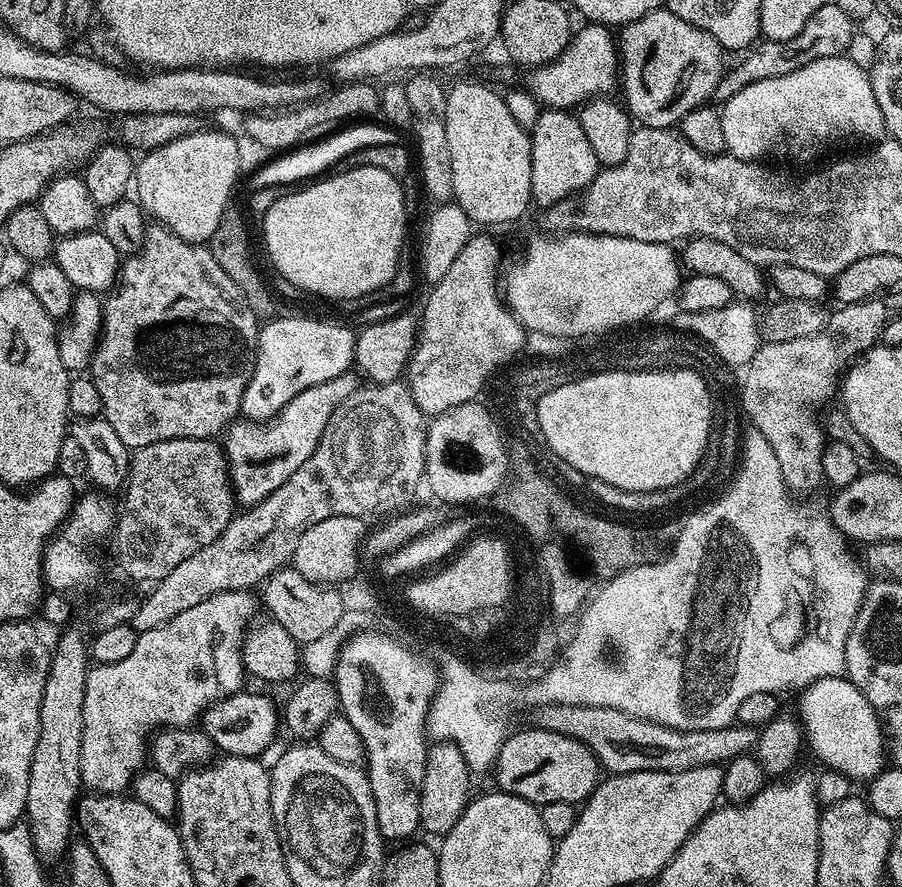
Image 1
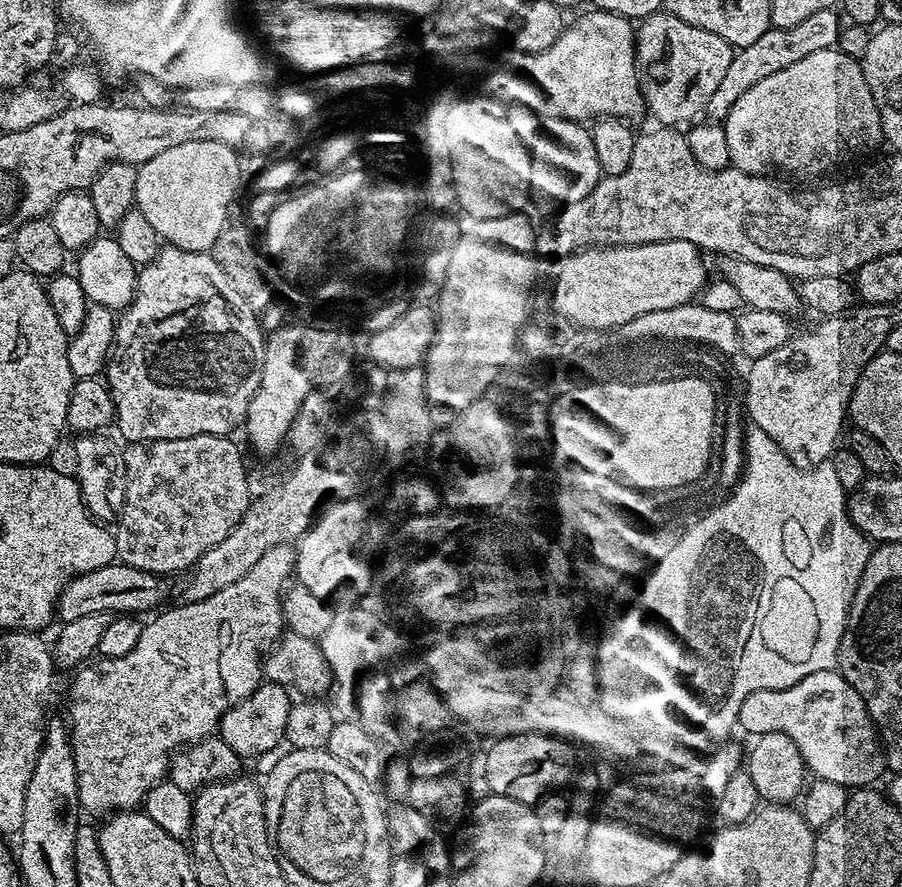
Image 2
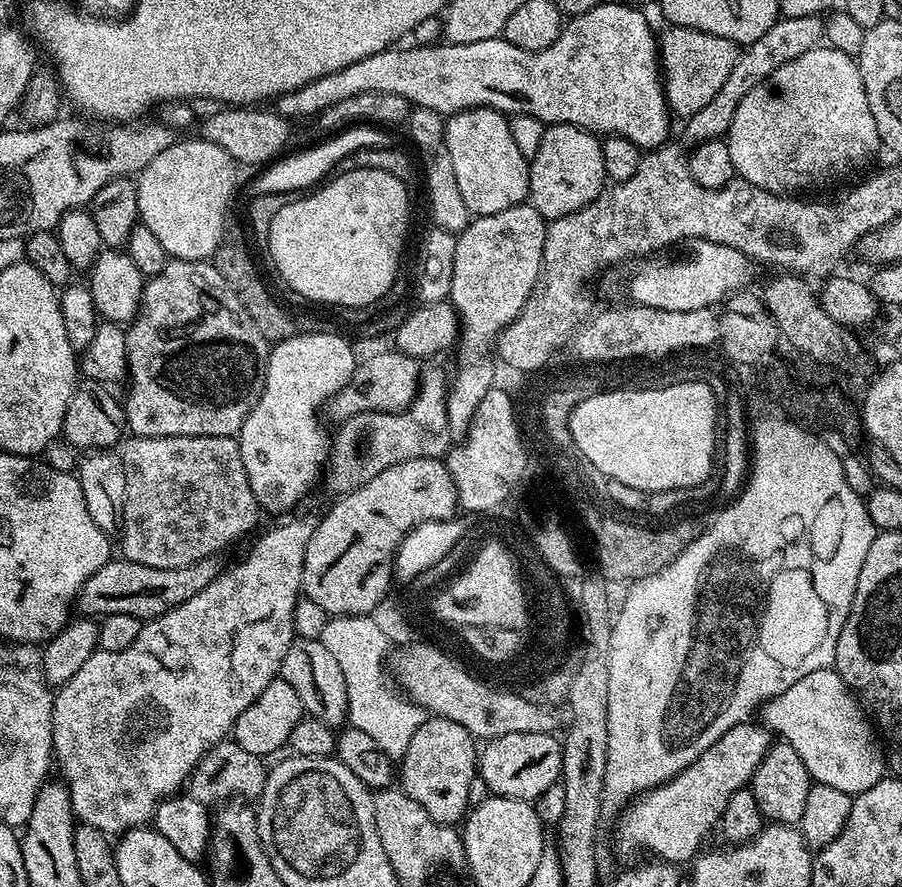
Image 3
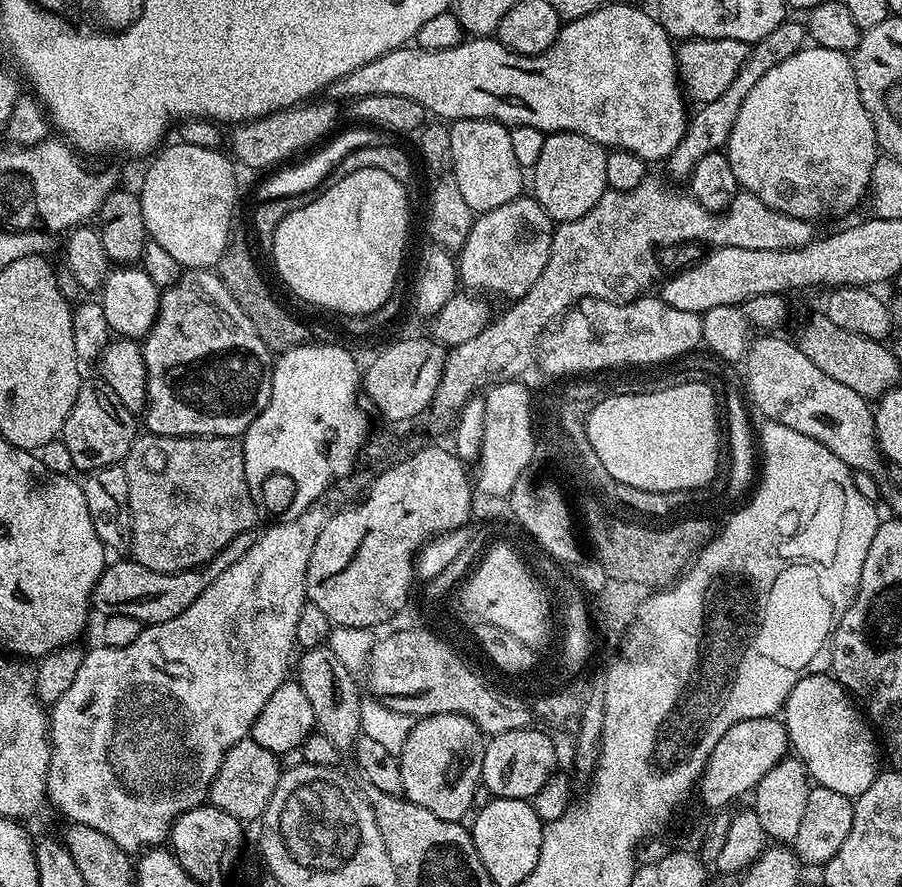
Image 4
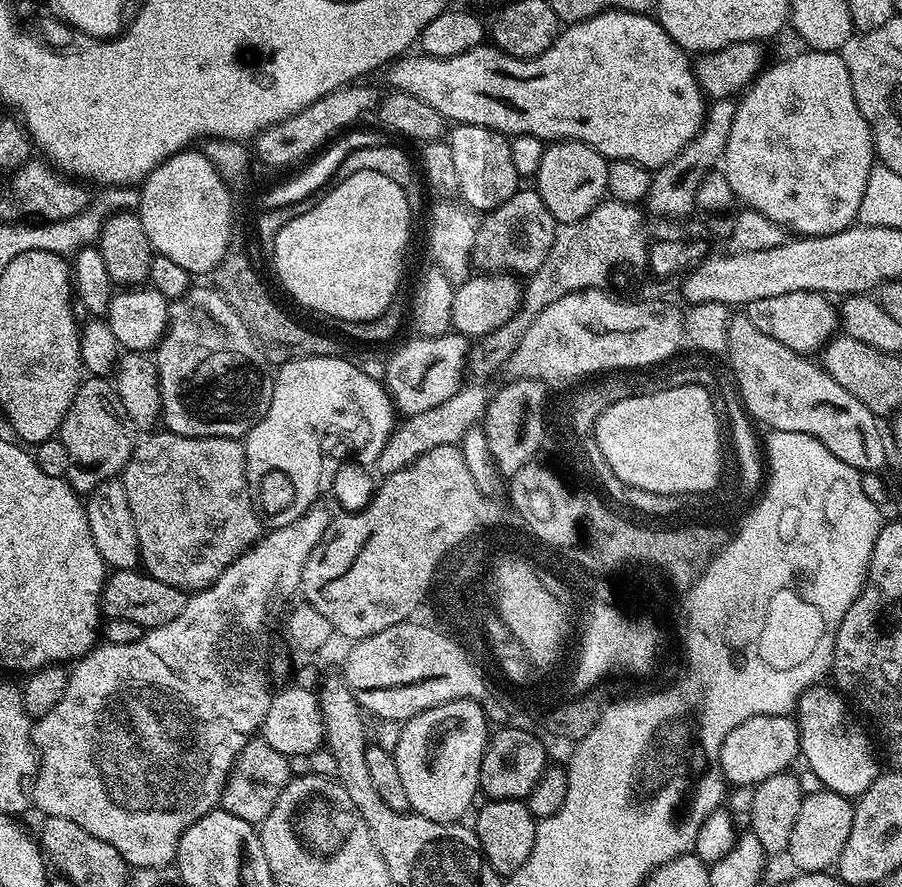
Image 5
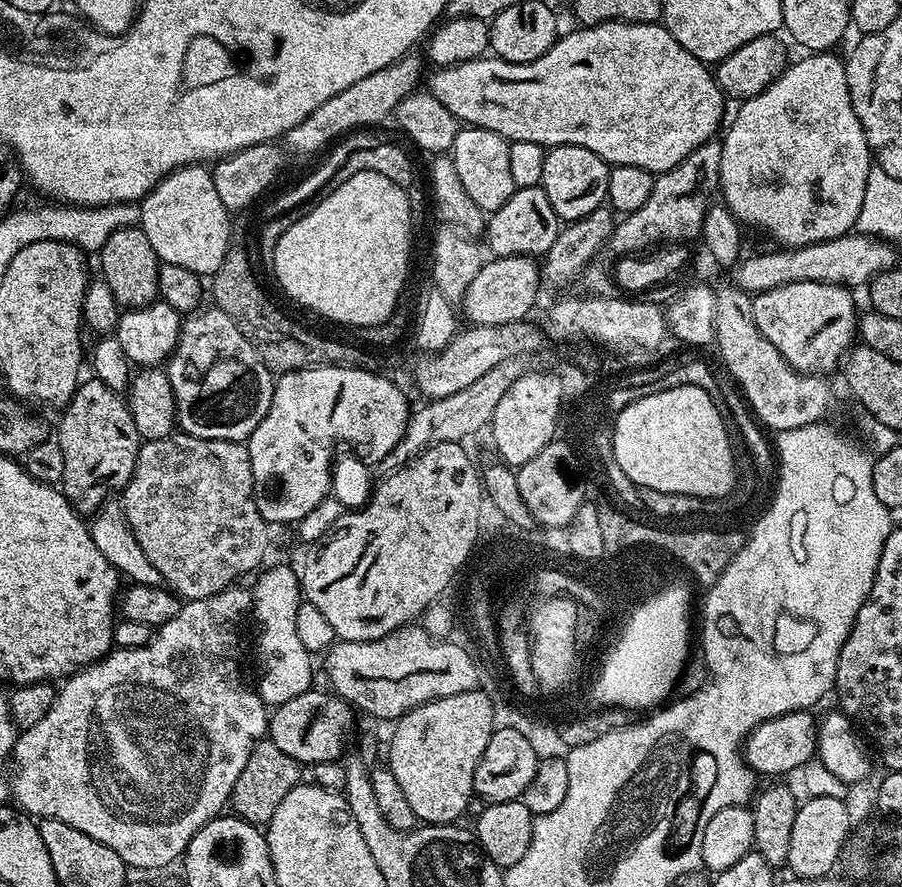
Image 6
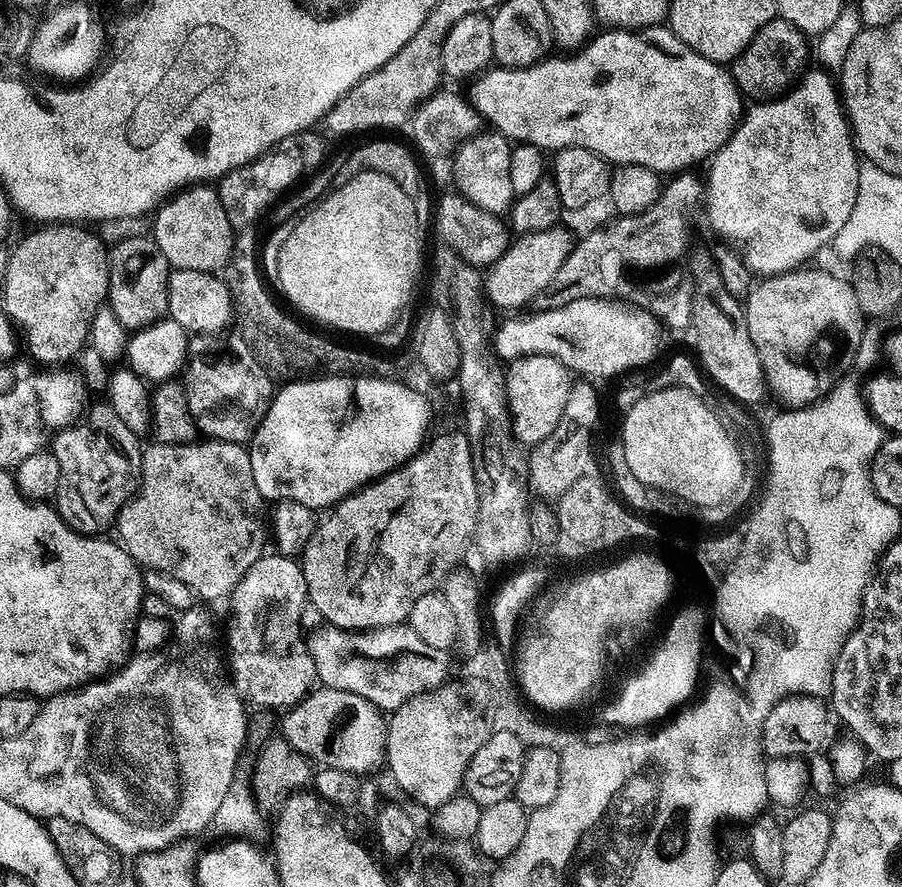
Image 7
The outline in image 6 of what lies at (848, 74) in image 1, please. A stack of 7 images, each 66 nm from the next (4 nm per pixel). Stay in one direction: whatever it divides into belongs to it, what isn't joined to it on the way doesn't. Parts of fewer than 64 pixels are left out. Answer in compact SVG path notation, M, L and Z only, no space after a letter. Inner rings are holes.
M831 51L826 52L817 52L815 54L804 54L804 57L801 60L793 59L791 63L789 63L788 67L784 69L783 74L781 74L776 81L768 87L762 94L758 94L757 96L750 97L749 100L743 101L739 105L740 108L736 112L736 117L731 120L727 125L726 131L722 136L722 170L720 171L720 182L718 185L719 195L724 195L722 197L722 203L725 204L730 211L732 211L733 215L736 216L736 219L740 221L741 225L748 226L748 224L753 224L756 228L761 228L764 232L769 232L770 235L773 236L774 239L777 240L777 245L783 246L784 248L801 248L802 246L806 246L807 244L817 244L818 242L822 242L823 240L833 240L834 238L838 238L839 236L849 235L856 228L856 219L858 218L858 214L862 210L862 198L866 198L866 182L868 181L868 175L870 174L870 170L874 166L874 161L872 159L872 152L868 148L868 143L866 142L866 134L862 130L862 122L858 122L858 114L854 114L854 106L850 102L850 90L846 86L846 70L844 69L844 60L841 57L832 56Z

